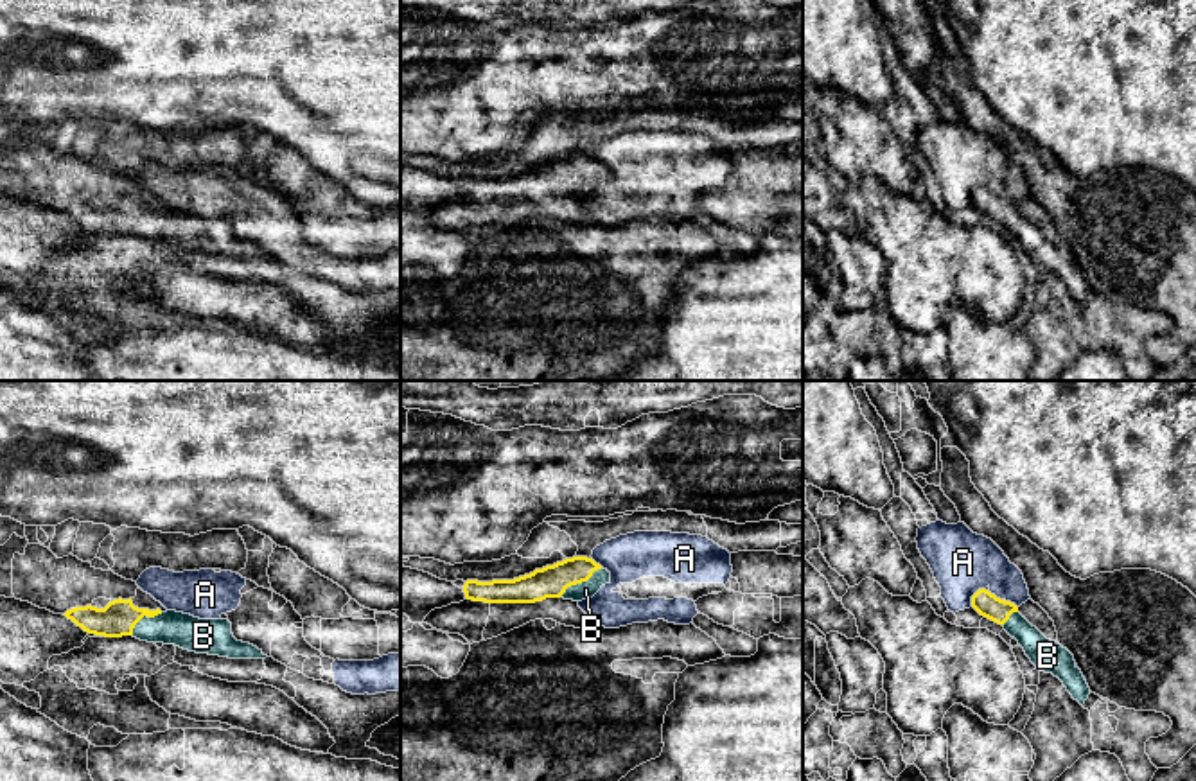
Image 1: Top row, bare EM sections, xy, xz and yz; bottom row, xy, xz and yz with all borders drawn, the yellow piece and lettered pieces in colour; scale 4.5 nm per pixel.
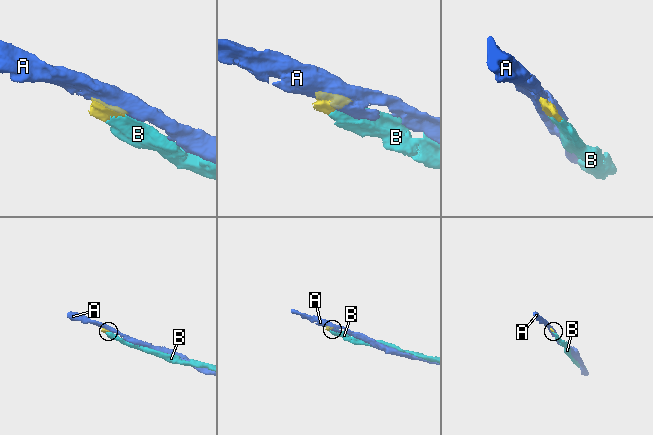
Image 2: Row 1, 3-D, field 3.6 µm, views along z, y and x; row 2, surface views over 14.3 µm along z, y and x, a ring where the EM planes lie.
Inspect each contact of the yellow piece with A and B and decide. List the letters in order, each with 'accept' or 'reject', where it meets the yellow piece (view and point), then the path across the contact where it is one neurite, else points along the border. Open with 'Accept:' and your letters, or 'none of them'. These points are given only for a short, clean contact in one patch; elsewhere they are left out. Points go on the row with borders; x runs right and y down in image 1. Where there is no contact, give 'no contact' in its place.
Accept: B
A: reject; contact yz (1002, 600)
B: accept; contact xz (580, 582); way xz (550, 582), (580, 582), (586, 589)

